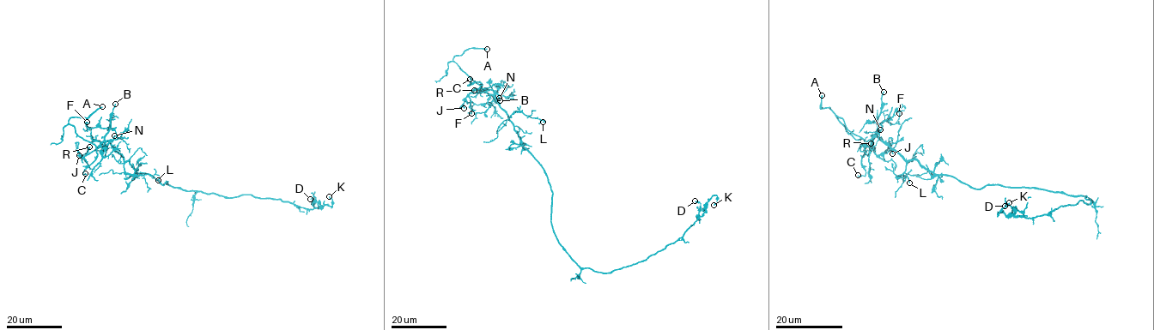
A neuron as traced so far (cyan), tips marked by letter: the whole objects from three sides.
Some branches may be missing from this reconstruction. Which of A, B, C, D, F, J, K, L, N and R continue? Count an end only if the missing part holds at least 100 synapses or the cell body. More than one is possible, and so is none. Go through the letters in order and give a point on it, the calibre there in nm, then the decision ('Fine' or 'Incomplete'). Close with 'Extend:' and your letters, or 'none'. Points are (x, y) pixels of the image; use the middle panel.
A: Place: (487, 49). Thickness 190 nm. Incomplete
B: Place: (500, 100). Thickness 160 nm. Fine
C: Place: (470, 79). Thickness 120 nm. Fine
D: Place: (695, 200). Thickness 110 nm. Fine
F: Place: (471, 113). Thickness 120 nm. Fine
J: Place: (464, 108). Thickness 100 nm. Fine
K: Place: (713, 205). Thickness 160 nm. Fine
L: Place: (543, 122). Thickness 100 nm. Fine
N: Place: (499, 98). Thickness 160 nm. Fine
R: Place: (474, 90). Thickness 140 nm. Fine
Extend: A

